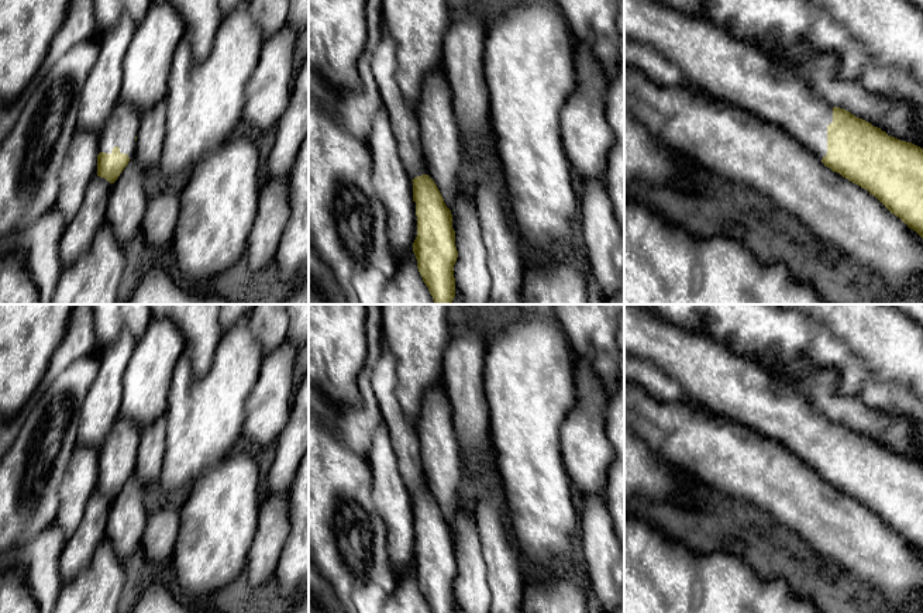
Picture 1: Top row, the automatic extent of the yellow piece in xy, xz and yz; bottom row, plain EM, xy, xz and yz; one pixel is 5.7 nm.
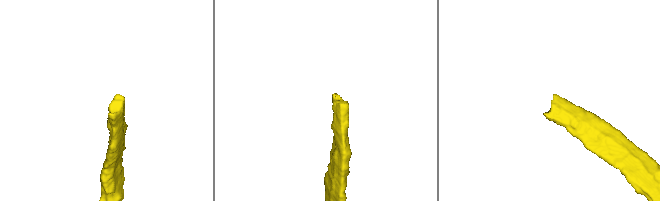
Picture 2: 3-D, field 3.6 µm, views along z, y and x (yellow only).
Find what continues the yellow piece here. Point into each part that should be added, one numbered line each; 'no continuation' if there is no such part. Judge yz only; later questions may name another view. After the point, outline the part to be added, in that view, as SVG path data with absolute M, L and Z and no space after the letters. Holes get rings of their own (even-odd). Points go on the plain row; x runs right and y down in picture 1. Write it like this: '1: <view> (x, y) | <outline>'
1: yz (729, 385) | M624 304L624 354L655 362L668 376L679 383L688 397L705 404L713 413L751 427L762 437L783 445L820 476L826 472L827 441L833 438L833 423L813 410L809 402L792 385L762 369L758 364L729 352L723 345L699 333L682 330L667 323L654 309L645 304Z

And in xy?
1: xy (121, 443) | M120 416L106 441L97 448L97 471L100 468L111 469L113 464L118 462L121 469L127 469L130 475L134 475L138 445L140 427Z

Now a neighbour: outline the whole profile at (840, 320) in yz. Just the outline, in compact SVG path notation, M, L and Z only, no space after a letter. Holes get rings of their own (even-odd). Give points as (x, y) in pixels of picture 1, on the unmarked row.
M778 304L805 313L813 323L824 327L844 341L882 380L899 385L923 399L923 326L891 304Z

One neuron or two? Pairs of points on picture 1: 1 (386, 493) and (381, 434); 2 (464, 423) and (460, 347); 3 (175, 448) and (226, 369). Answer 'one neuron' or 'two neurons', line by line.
1: one neuron
2: one neuron
3: one neuron

